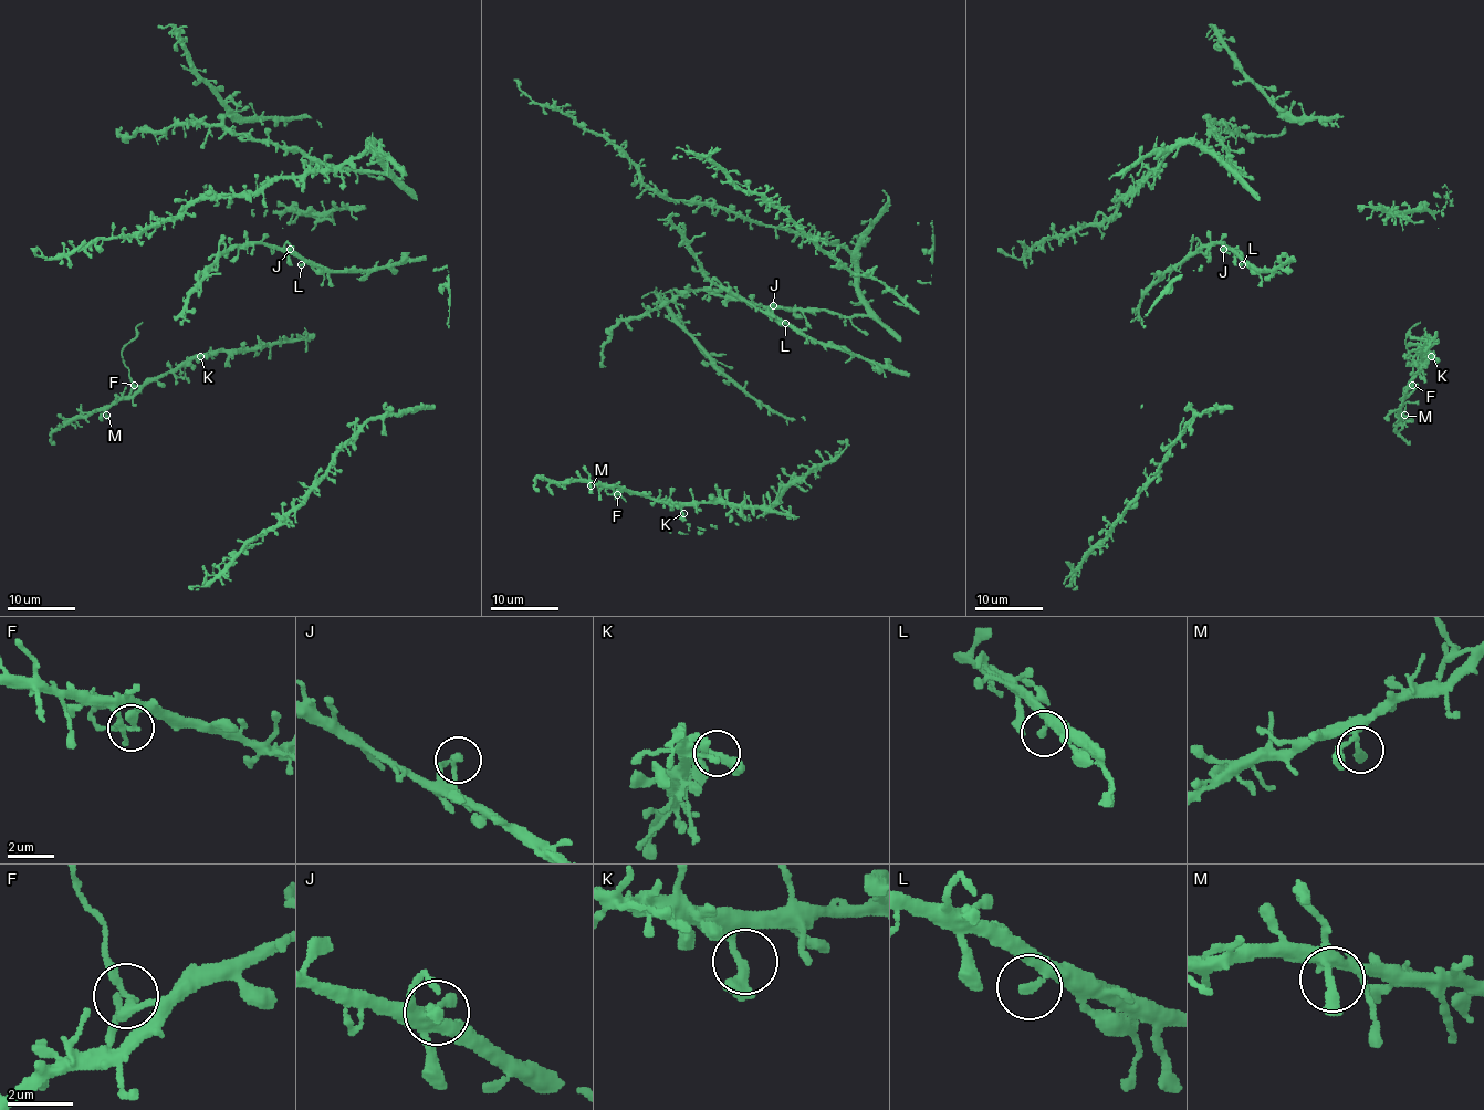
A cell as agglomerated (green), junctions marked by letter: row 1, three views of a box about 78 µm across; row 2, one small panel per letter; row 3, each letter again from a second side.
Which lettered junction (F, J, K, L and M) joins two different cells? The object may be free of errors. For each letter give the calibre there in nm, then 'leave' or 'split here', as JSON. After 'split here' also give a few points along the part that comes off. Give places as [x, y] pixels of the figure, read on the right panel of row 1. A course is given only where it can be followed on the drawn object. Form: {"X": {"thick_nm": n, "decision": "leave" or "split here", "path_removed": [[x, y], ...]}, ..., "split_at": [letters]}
{"F": {"thick_nm": 280, "decision": "split here", "path_removed": [[1413, 385], [1406, 337], [1420, 322]]}, "J": {"thick_nm": 280, "decision": "leave"}, "K": {"thick_nm": 280, "decision": "leave"}, "L": {"thick_nm": 200, "decision": "leave"}, "M": {"thick_nm": 240, "decision": "leave"}, "split_at": ["F"]}

